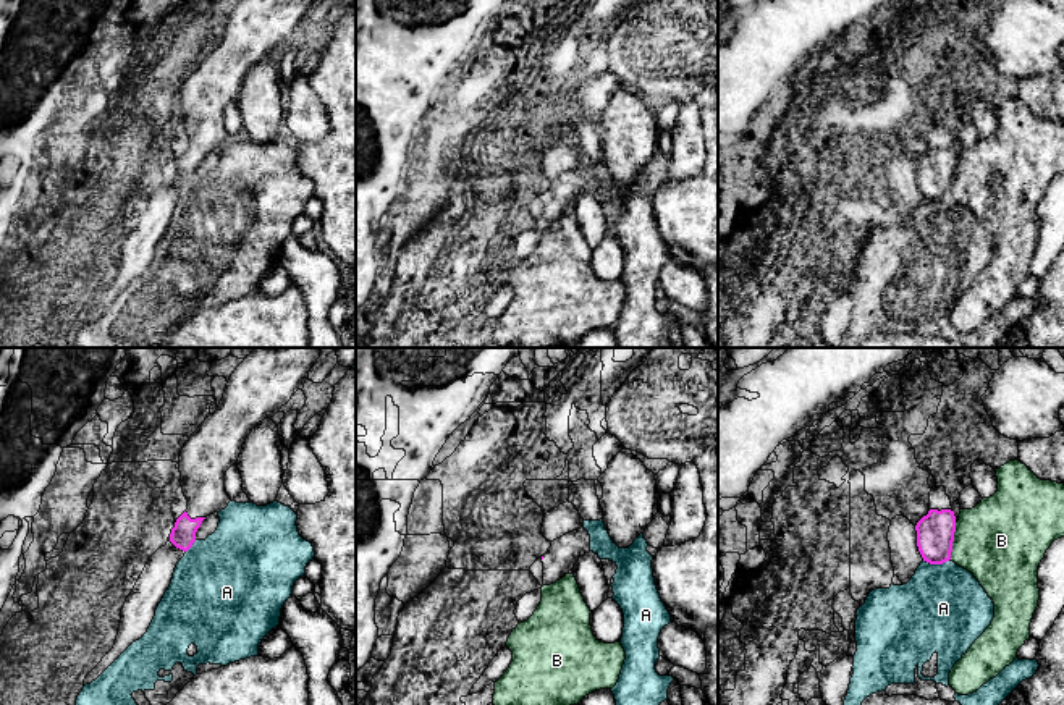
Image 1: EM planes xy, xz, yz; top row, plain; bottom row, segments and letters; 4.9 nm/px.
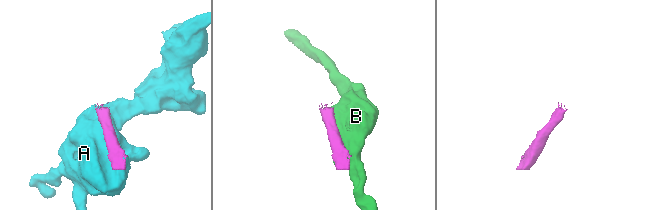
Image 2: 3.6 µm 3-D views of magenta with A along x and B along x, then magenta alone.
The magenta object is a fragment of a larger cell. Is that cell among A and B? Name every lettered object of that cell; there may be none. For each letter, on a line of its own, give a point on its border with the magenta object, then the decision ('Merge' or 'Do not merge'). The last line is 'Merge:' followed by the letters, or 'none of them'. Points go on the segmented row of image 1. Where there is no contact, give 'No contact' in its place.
A: Touches magenta at yz (937, 563). Do not merge
B: Touches magenta at yz (953, 540). Do not merge
Merge: none of them

